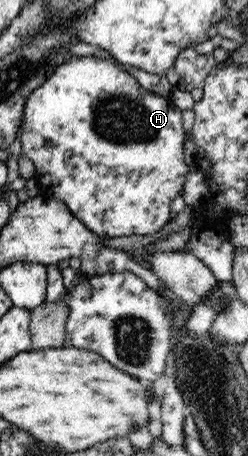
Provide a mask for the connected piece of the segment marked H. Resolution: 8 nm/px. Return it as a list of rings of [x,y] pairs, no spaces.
[[[70,56],[61,63],[44,80],[42,86],[38,86],[26,98],[24,104],[23,122],[21,123],[21,150],[23,156],[31,159],[35,165],[33,178],[40,187],[41,197],[51,197],[60,200],[68,206],[68,210],[96,236],[100,238],[126,237],[131,235],[150,235],[162,230],[163,226],[170,221],[172,200],[180,195],[183,184],[186,181],[191,167],[184,162],[184,142],[187,136],[182,126],[182,116],[175,104],[166,97],[145,90],[132,74],[122,70],[112,60],[98,58],[96,56]]]

